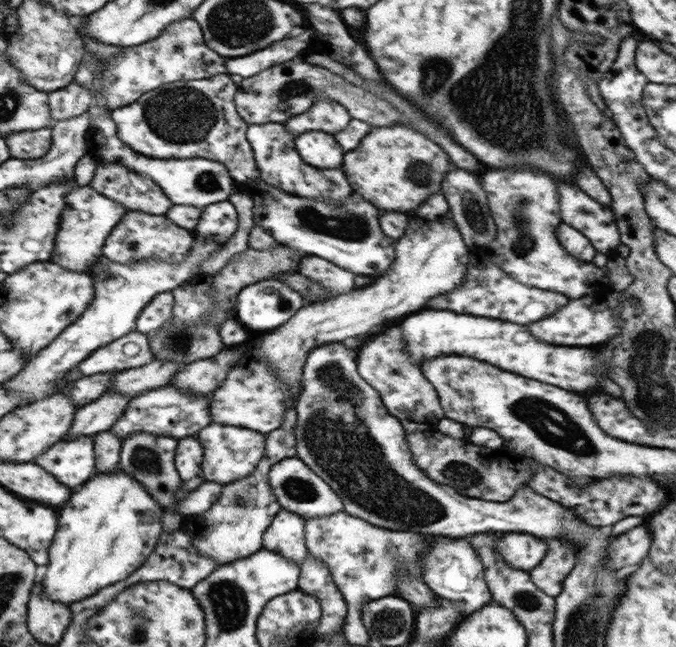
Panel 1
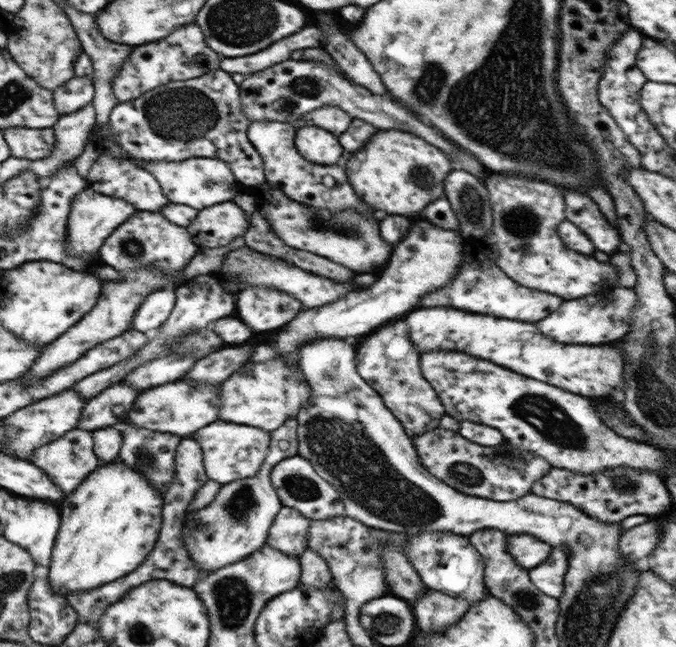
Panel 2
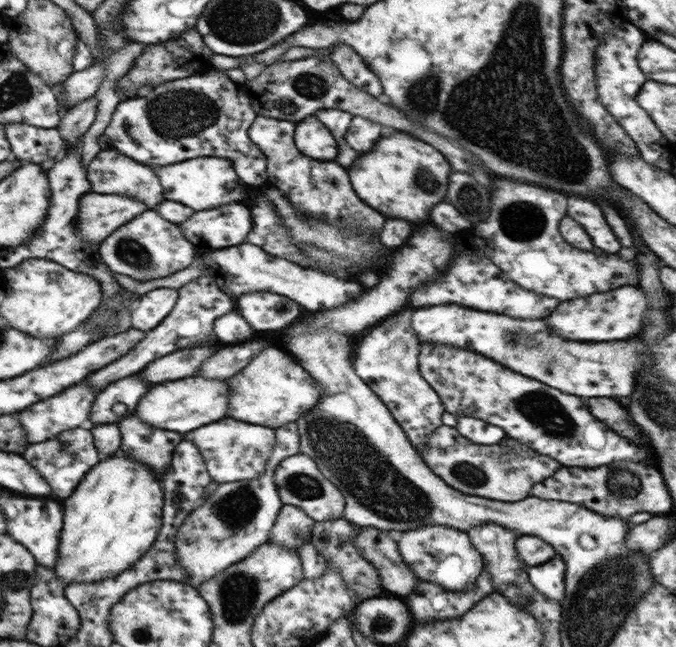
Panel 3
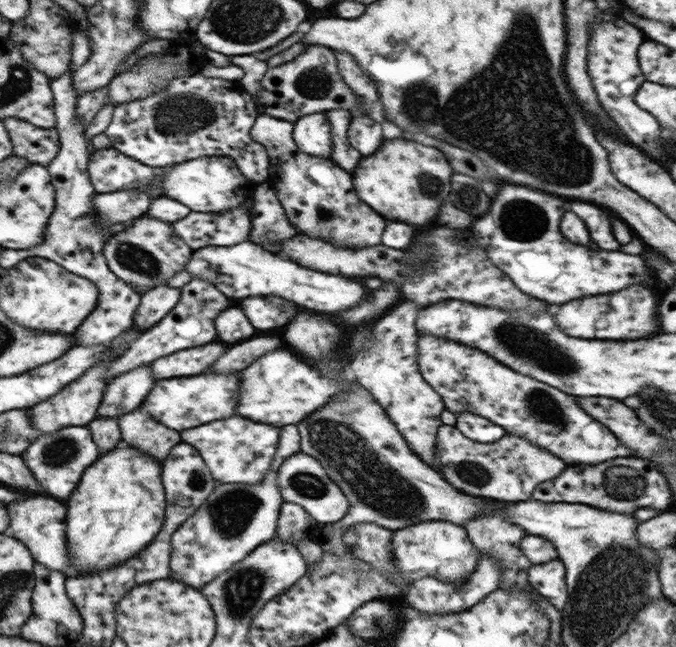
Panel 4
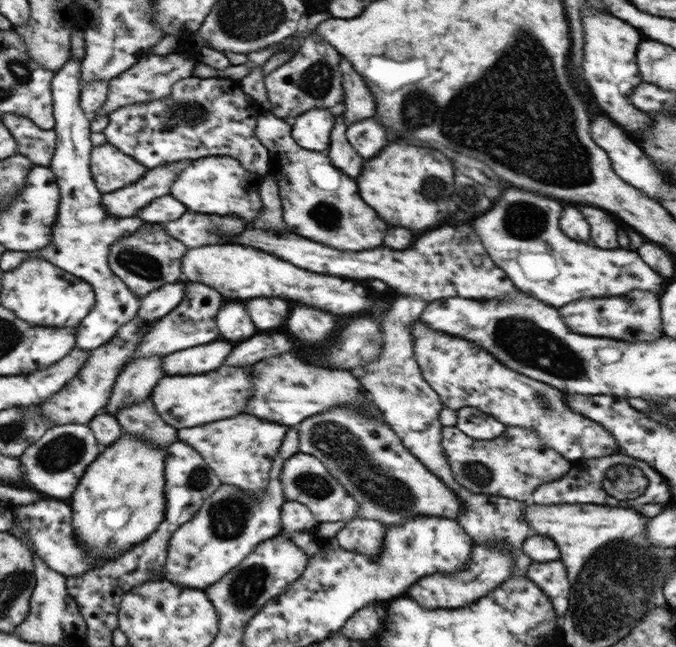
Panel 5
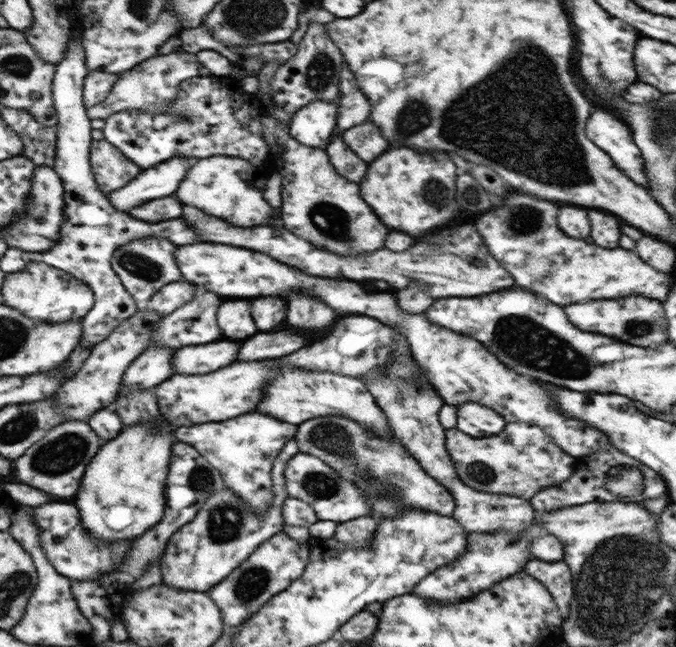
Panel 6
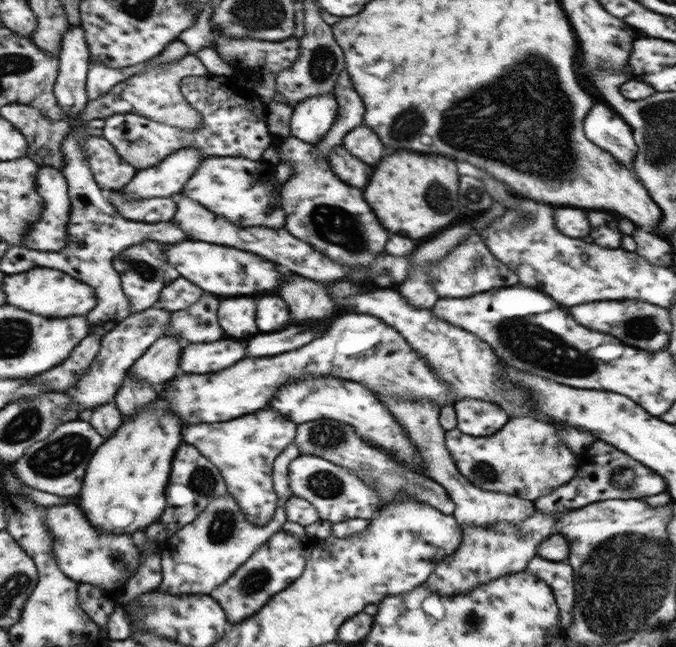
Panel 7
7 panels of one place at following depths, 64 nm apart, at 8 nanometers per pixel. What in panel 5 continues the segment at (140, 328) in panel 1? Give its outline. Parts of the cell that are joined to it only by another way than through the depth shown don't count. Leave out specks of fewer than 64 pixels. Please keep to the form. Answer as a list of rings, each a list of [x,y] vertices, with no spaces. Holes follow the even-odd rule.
[[[185,282],[164,284],[157,290],[149,292],[139,305],[139,316],[146,322],[154,323],[176,308],[186,296]]]

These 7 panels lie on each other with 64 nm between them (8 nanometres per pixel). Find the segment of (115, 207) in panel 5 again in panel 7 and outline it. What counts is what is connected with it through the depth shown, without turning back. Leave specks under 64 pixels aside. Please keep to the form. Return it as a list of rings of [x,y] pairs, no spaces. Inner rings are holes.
[[[194,148],[180,149],[157,166],[136,172],[132,182],[126,184],[122,192],[126,200],[172,196],[182,190],[192,174],[197,172],[198,164],[206,158]]]

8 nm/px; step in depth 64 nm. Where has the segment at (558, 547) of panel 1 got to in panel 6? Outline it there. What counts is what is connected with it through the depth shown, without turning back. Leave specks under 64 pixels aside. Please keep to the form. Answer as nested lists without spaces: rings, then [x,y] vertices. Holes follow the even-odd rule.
[[[530,558],[524,571],[548,589],[557,604],[560,616],[563,620],[568,620],[570,599],[574,594],[569,565],[563,560],[544,562],[537,558]]]

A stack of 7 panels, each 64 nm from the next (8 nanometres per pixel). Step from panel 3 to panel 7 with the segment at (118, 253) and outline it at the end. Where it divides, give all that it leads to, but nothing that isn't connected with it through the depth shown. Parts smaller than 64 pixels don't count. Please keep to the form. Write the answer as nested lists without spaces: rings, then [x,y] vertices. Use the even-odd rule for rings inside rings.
[[[146,240],[142,244],[134,244],[128,250],[120,251],[120,254],[113,260],[113,267],[121,277],[122,290],[130,299],[132,315],[152,307],[158,300],[160,291],[180,277],[176,268],[172,268],[168,258],[164,256],[164,244],[160,242]]]

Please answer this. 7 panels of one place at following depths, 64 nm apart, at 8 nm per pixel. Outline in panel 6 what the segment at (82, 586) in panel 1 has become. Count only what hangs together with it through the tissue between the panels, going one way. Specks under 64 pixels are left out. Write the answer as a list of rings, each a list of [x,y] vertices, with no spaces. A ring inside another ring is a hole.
[[[161,418],[156,423],[126,427],[119,435],[103,444],[96,456],[87,464],[84,476],[80,481],[80,488],[71,499],[79,512],[79,519],[85,531],[96,540],[134,541],[145,532],[151,530],[164,516],[167,504],[165,497],[168,464],[171,457],[171,448],[175,438],[170,438],[173,431],[156,430],[160,428]]]

